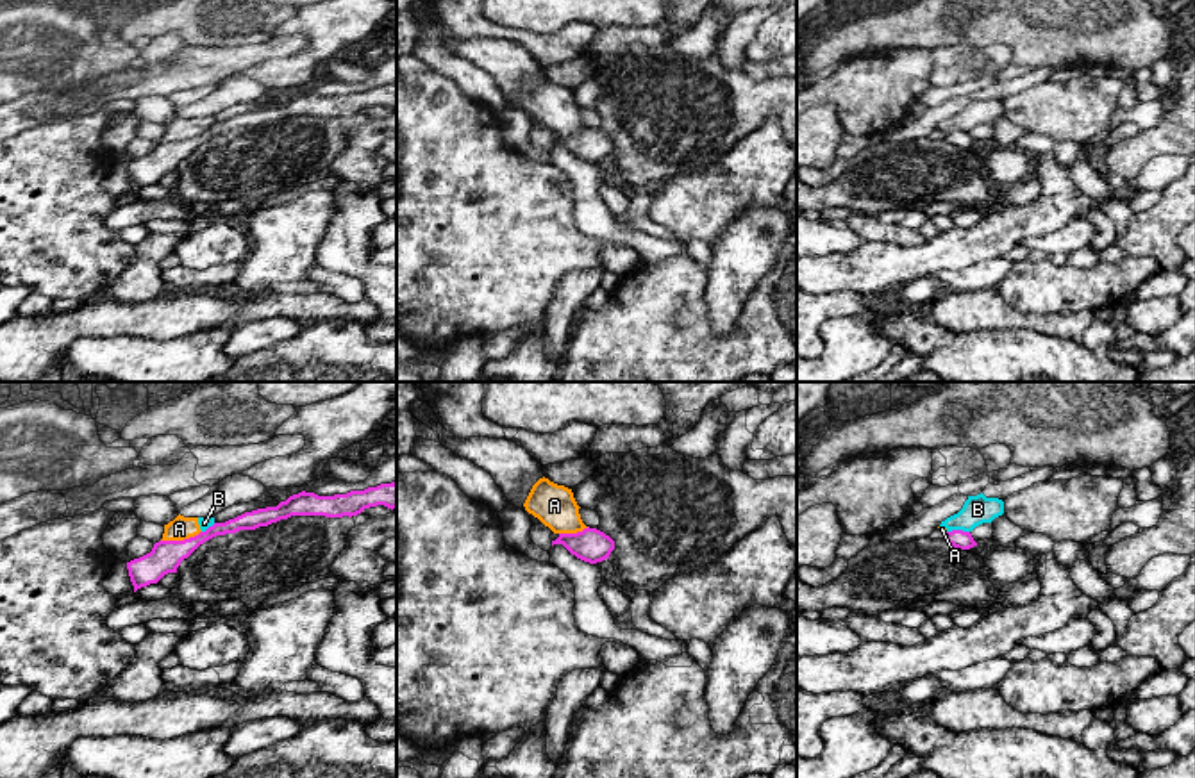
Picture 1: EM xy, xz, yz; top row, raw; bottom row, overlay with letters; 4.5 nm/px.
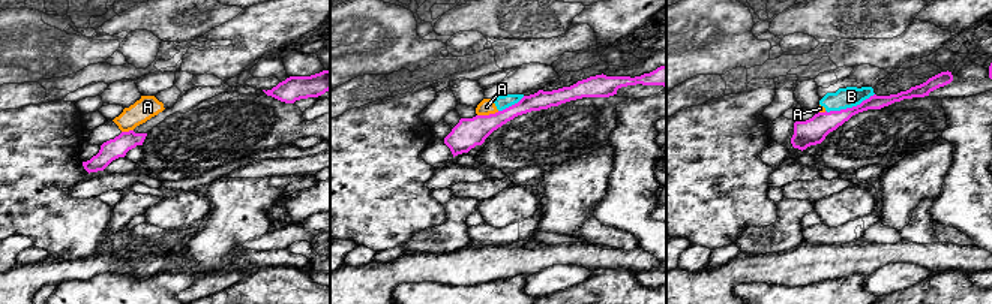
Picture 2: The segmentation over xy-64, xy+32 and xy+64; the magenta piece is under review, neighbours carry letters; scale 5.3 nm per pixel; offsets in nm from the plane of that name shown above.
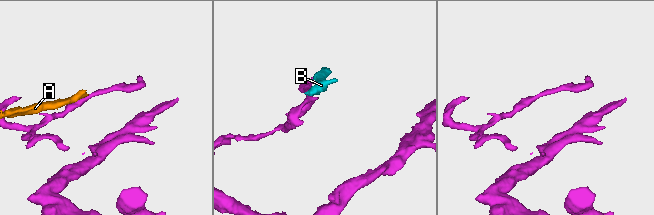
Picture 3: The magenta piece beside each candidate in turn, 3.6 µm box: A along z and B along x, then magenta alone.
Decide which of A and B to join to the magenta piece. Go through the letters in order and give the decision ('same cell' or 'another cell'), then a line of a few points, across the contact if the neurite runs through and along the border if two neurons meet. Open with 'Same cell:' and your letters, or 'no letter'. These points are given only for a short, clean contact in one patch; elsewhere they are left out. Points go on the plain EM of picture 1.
Same cell: no letter
A: another cell; line xy (200, 131), (190, 138), (161, 141)
B: another cell; line yz (969, 131), (947, 132)

